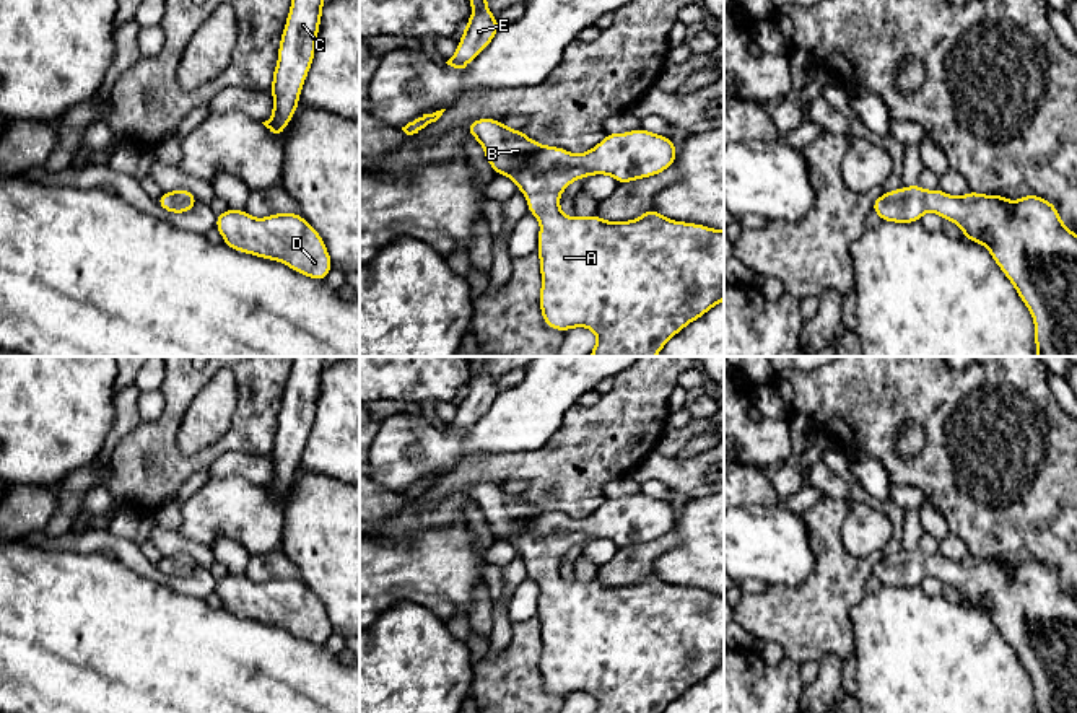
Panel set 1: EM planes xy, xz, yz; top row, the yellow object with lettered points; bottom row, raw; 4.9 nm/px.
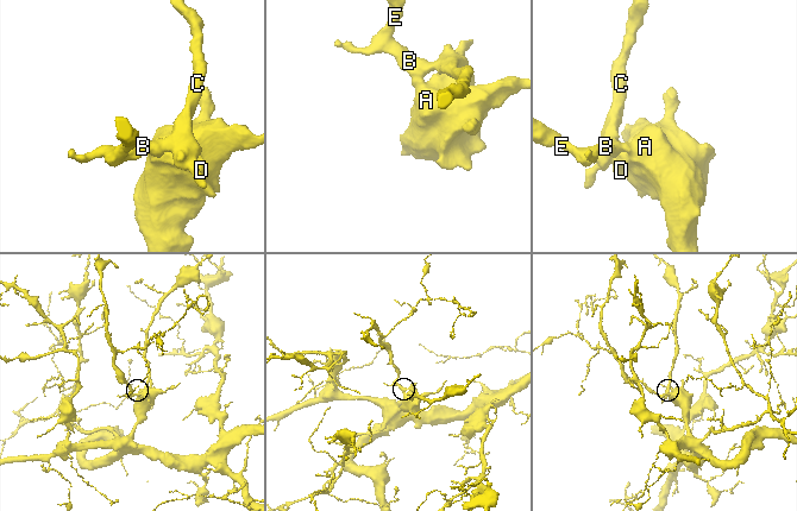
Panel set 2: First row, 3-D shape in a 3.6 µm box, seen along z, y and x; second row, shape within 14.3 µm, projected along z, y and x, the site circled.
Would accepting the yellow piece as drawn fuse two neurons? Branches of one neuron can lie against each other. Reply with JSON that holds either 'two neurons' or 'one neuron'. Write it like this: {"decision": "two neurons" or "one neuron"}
{"decision": "one neuron"}

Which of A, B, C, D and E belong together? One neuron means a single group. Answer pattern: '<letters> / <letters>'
A B C D E

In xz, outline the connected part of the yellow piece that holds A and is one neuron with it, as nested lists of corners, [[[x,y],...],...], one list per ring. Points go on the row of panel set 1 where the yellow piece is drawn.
[[[482,117],[465,130],[478,140],[485,158],[496,174],[511,177],[527,197],[529,213],[540,220],[538,257],[542,290],[538,304],[543,322],[550,329],[566,332],[573,327],[589,327],[597,334],[597,343],[589,356],[656,356],[664,345],[685,326],[724,300],[724,231],[696,223],[674,221],[656,208],[631,221],[605,221],[599,215],[581,218],[560,212],[560,194],[576,179],[592,174],[608,174],[618,184],[656,176],[674,166],[677,145],[662,135],[641,127],[626,133],[607,133],[592,150],[573,155],[560,147],[547,147],[530,140],[521,129],[508,129],[503,122]]]

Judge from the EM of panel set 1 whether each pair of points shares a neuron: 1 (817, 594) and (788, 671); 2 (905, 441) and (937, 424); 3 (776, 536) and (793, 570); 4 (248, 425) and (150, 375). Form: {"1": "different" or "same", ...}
{"1": "different", "2": "different", "3": "same", "4": "different"}

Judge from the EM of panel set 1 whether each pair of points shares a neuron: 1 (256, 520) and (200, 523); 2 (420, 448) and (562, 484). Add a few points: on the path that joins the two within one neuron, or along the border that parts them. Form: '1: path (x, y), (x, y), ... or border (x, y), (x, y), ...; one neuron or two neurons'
1: path (243, 520), (213, 520); one neuron
2: border (503, 453), (470, 454), (446, 474); two neurons

